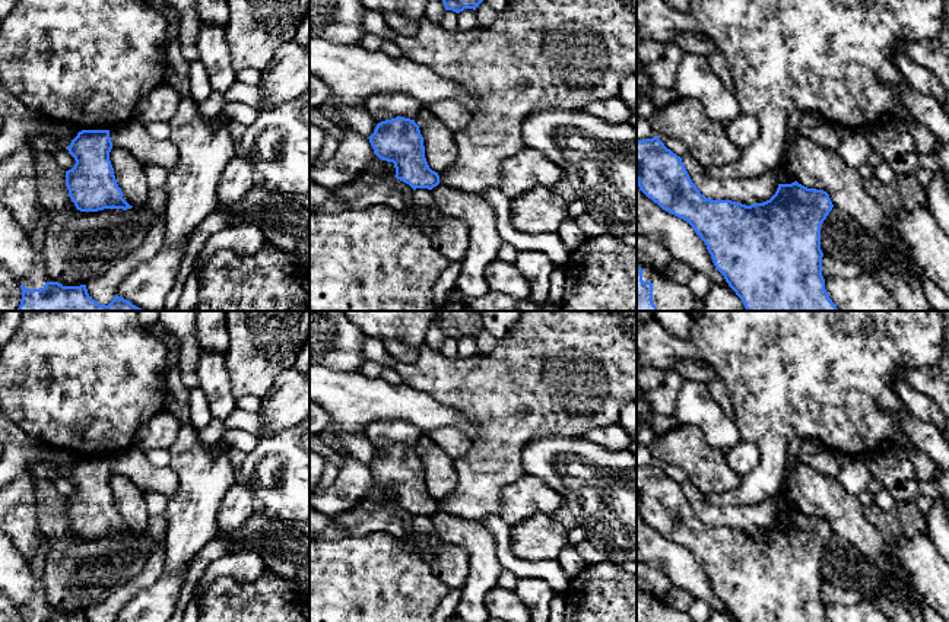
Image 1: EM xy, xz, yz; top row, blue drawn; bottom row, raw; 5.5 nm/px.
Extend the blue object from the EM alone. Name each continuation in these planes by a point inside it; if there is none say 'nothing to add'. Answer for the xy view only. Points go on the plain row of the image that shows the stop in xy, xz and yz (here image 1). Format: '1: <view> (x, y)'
1: xy (25, 589)

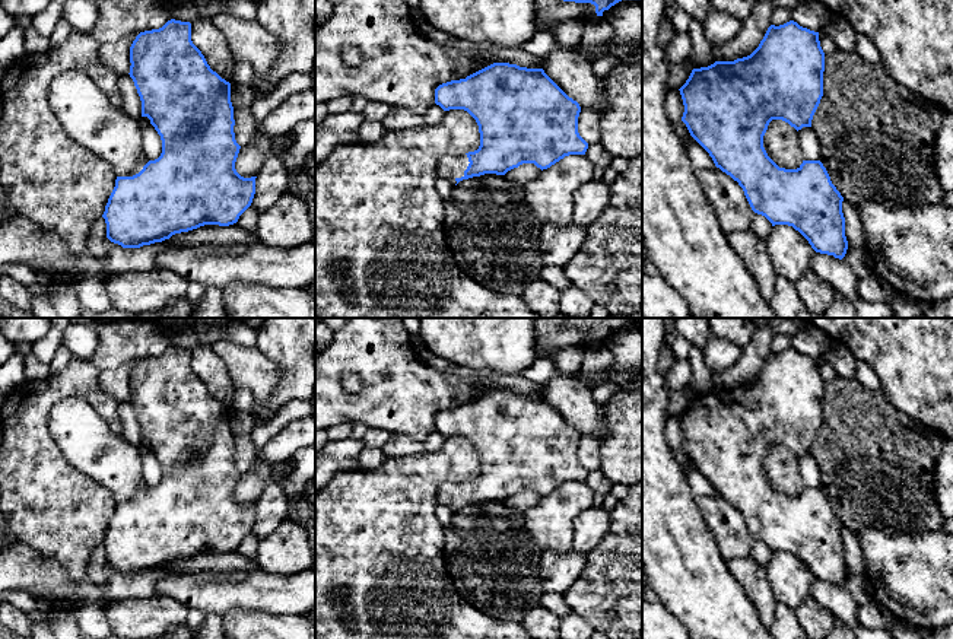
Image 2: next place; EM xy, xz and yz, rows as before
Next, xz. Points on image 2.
1: xz (549, 337)
2: xz (450, 493)

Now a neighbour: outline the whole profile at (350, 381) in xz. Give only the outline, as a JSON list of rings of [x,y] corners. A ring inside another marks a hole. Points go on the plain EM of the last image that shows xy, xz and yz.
[[[344,372],[342,376],[342,384],[343,384],[343,388],[352,394],[359,392],[362,387],[360,376],[353,372]]]

